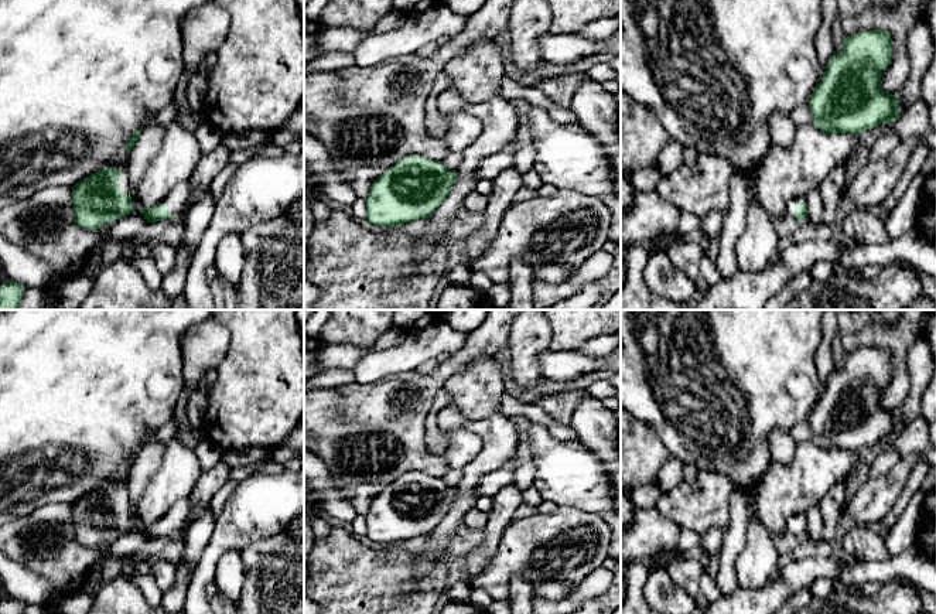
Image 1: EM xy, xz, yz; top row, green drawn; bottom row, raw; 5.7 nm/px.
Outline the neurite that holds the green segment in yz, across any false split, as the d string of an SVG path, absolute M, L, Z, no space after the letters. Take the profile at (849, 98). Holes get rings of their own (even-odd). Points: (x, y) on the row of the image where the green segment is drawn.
M861 30L844 37L844 47L829 59L824 76L809 96L813 126L826 133L855 134L898 117L896 96L881 88L881 72L891 64L892 38L887 30Z

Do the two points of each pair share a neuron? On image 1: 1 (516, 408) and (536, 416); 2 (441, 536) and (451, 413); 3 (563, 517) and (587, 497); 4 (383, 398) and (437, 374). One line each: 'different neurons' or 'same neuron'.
1: same neuron
2: same neuron
3: different neurons
4: same neuron

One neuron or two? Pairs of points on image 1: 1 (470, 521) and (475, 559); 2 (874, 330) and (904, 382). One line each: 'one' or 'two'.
1: two
2: one

